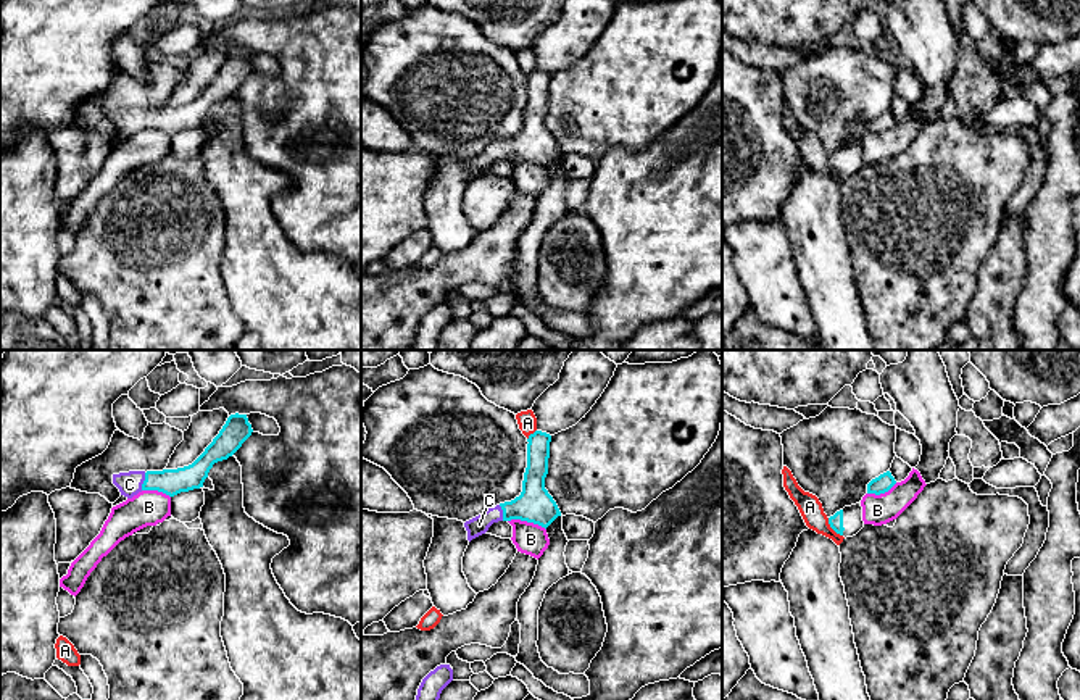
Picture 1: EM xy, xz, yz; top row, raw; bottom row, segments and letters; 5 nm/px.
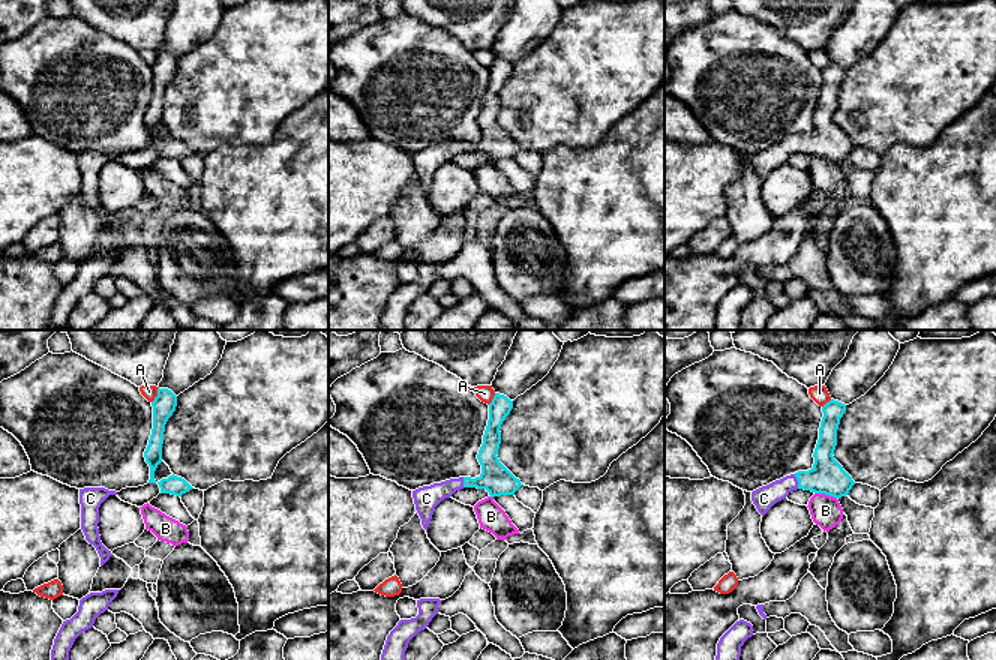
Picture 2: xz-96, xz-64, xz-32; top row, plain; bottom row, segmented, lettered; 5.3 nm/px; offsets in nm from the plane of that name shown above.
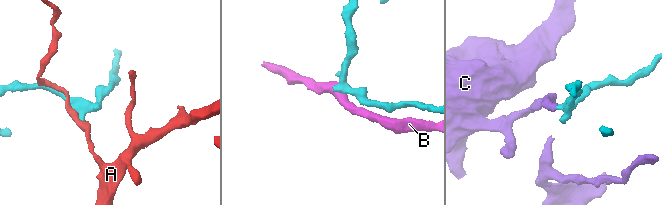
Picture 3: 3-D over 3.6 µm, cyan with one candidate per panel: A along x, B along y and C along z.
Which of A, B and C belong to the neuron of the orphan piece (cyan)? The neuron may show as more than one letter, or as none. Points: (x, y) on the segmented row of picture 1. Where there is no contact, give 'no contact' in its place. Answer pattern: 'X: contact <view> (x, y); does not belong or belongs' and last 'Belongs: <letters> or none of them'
A: contact yz (832, 528); does not belong
B: contact xz (527, 521); does not belong
C: contact xy (144, 481); belongs
Belongs: C

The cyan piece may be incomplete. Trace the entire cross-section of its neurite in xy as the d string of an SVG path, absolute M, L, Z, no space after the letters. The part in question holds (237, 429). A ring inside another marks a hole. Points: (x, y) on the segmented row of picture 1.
M231 415L219 434L192 465L177 469L119 473L113 474L113 484L127 498L142 490L158 490L174 497L200 489L213 465L232 456L251 432L247 415Z

